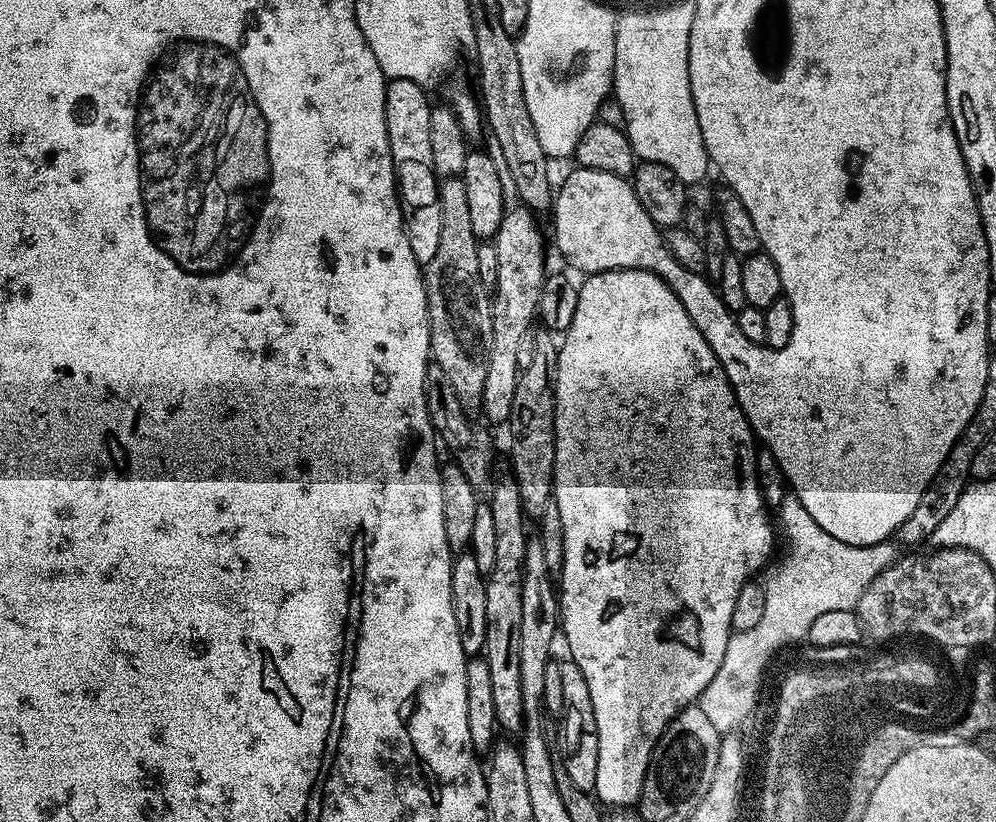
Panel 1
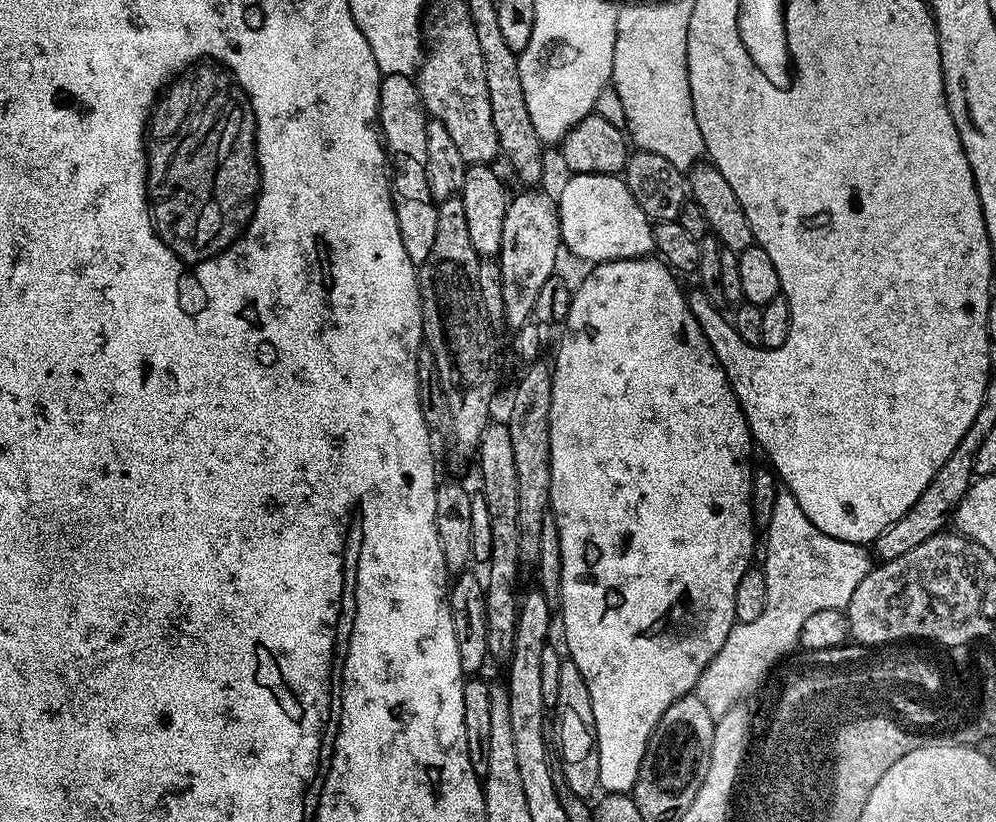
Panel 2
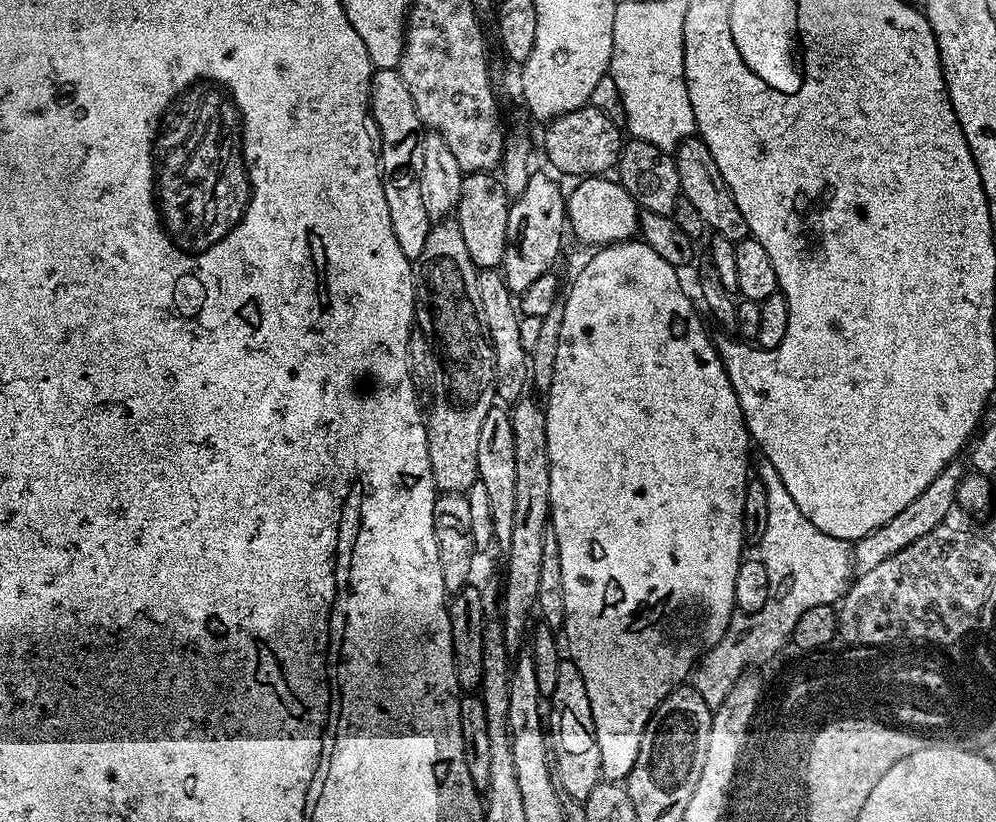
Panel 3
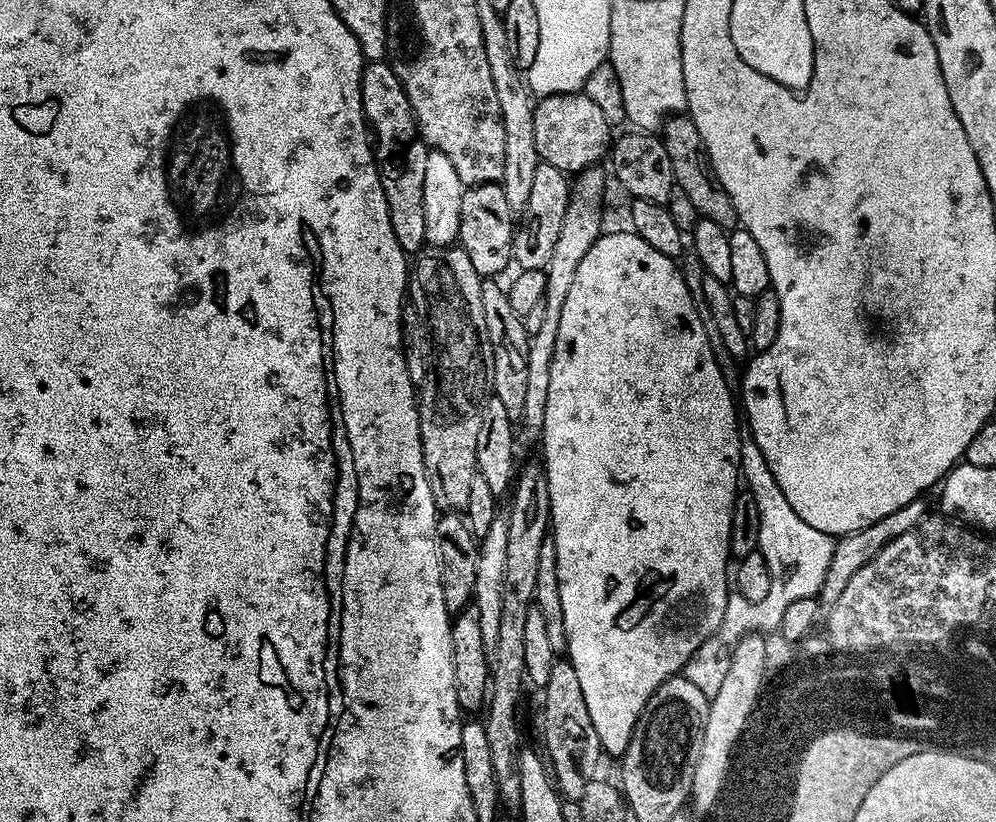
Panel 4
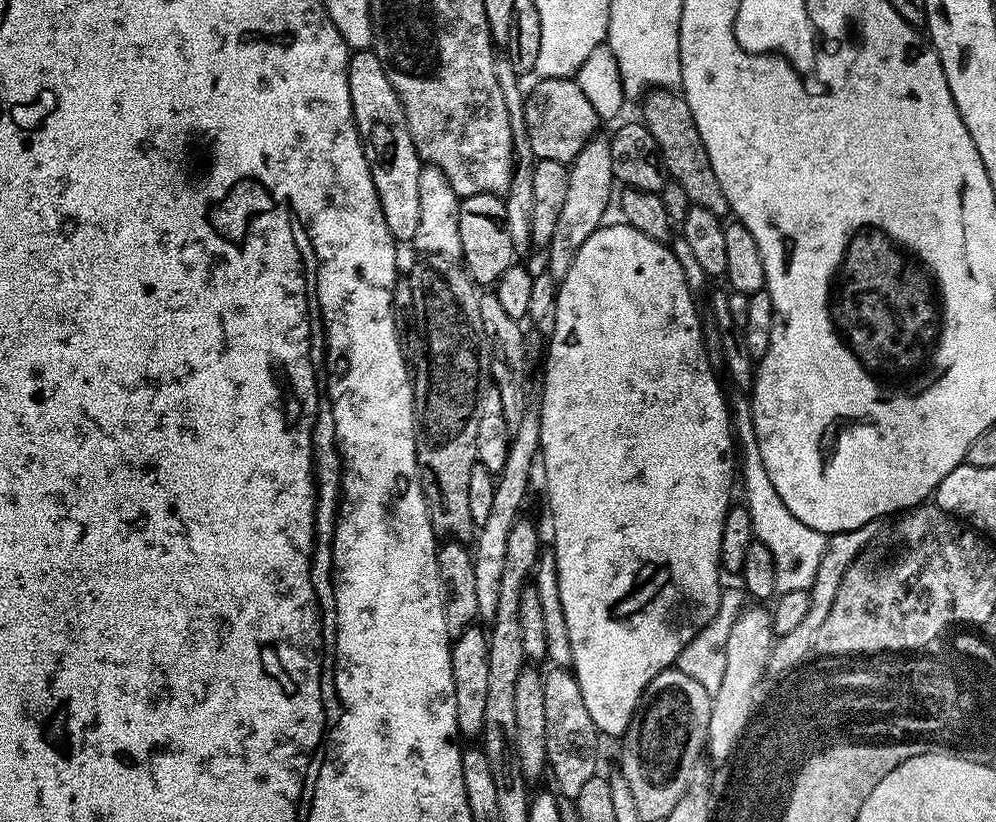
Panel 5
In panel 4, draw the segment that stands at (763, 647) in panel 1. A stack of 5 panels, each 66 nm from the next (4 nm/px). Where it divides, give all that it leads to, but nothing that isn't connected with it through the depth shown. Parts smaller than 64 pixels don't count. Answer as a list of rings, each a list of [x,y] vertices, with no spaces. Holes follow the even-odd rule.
[[[747,426],[740,429],[740,470],[747,491],[751,492],[754,502],[758,502],[758,518],[765,530],[771,528],[788,528],[788,537],[784,540],[784,549],[780,552],[780,565],[775,565],[770,594],[762,598],[762,602],[746,602],[746,598],[732,594],[726,602],[726,614],[722,614],[722,622],[702,646],[686,662],[682,675],[702,694],[709,698],[722,690],[722,682],[726,672],[730,670],[732,652],[743,636],[753,634],[775,633],[782,622],[782,614],[790,602],[798,602],[798,598],[819,597],[820,587],[826,578],[826,570],[830,570],[832,555],[836,549],[833,537],[822,530],[814,530],[810,522],[802,522],[798,514],[794,514],[794,506],[786,502],[786,494],[782,494],[782,486],[774,482],[774,474],[770,474],[770,466],[758,450],[758,442],[754,442],[752,431]]]

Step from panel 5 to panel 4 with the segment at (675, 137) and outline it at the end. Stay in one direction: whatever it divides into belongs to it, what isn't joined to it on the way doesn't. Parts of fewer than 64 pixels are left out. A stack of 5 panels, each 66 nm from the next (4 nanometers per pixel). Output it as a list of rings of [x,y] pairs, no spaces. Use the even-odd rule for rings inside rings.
[[[687,114],[669,116],[664,122],[662,139],[666,146],[666,154],[670,154],[670,166],[676,179],[675,187],[683,190],[690,198],[690,202],[694,202],[697,217],[710,219],[727,230],[735,229],[738,221],[734,202],[730,202],[730,194],[726,194],[722,182],[718,182],[708,160],[706,146],[698,134],[698,126],[694,126],[691,116]]]

